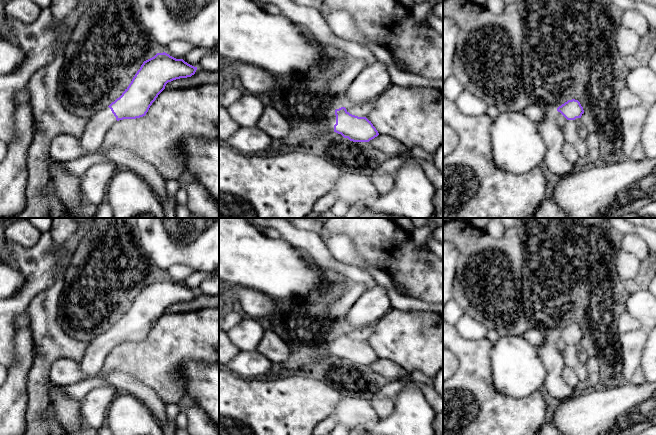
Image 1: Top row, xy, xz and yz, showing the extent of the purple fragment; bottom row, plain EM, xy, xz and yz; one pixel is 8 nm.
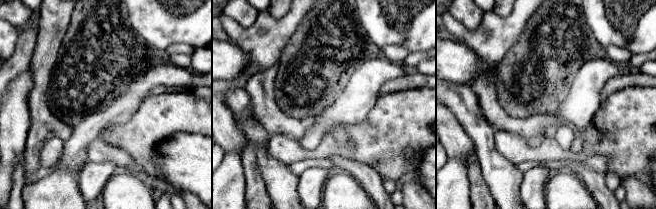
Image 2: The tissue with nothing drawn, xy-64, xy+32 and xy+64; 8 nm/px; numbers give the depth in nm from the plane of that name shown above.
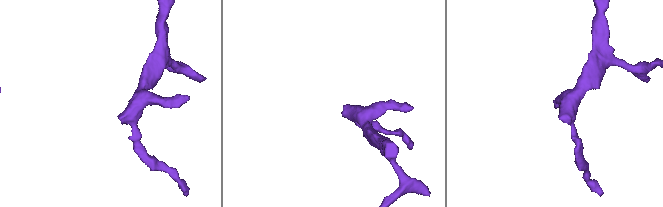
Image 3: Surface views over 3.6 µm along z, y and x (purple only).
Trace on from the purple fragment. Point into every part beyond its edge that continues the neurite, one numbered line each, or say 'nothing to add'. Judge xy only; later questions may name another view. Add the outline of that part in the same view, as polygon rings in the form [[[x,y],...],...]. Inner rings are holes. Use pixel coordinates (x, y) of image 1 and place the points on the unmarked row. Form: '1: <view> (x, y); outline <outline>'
1: xy (92, 362); outline [[[109,331],[98,335],[90,341],[83,358],[79,361],[81,371],[87,377],[96,377],[103,367],[106,356],[116,345]]]

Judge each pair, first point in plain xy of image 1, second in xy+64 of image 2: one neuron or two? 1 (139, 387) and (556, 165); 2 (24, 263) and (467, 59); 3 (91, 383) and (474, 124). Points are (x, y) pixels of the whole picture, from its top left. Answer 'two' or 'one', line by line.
1: two
2: two
3: two

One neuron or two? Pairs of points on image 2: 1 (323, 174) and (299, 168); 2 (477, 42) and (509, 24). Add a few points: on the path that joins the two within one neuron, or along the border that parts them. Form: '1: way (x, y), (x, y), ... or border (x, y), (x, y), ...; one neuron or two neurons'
1: border (329, 170), (323, 167), (309, 167), (298, 176); two neurons
2: way (485, 41), (490, 41), (501, 32); one neuron

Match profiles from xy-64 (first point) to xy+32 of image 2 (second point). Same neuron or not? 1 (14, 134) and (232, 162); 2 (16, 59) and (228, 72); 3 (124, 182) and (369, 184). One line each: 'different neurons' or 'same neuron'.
1: same neuron
2: different neurons
3: different neurons

